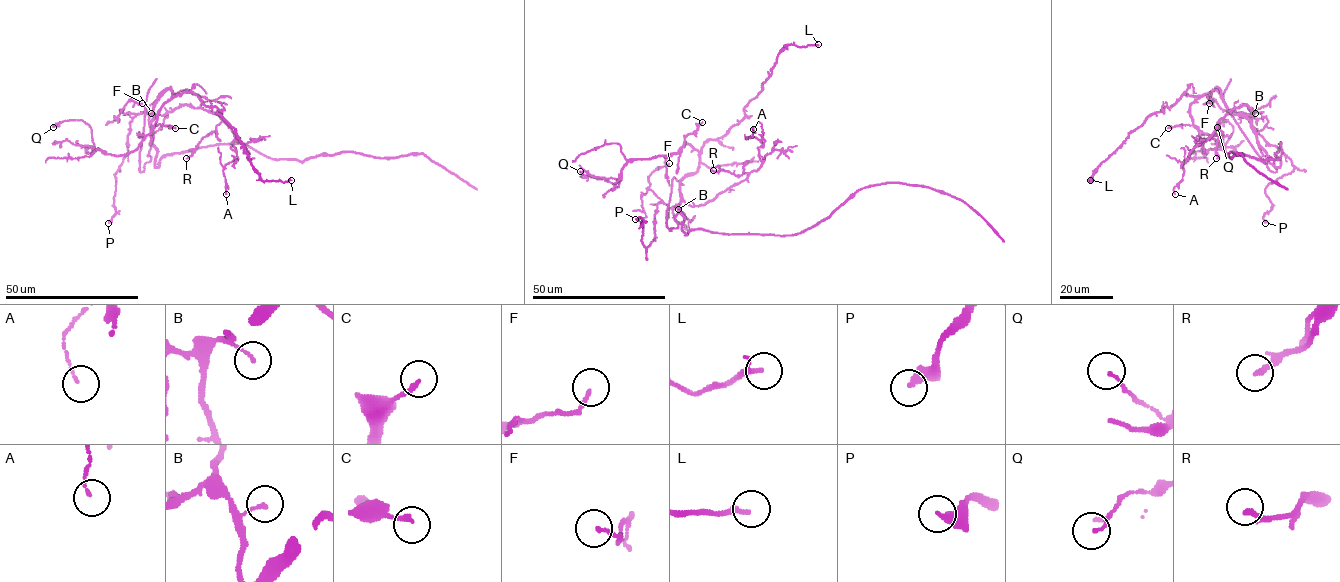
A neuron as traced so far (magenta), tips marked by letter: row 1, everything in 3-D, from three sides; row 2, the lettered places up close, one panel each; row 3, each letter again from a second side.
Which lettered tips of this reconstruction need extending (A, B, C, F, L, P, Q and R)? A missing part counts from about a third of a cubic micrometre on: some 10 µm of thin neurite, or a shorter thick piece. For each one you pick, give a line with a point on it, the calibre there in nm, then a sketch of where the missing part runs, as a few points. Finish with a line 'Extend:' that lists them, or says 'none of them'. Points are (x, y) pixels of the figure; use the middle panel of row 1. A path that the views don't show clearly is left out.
Extend: none of them

